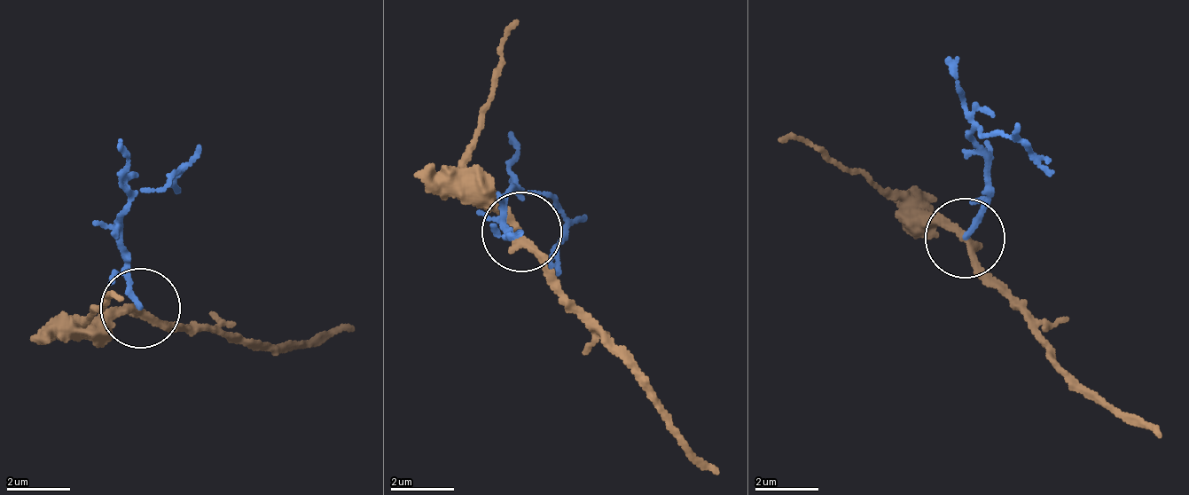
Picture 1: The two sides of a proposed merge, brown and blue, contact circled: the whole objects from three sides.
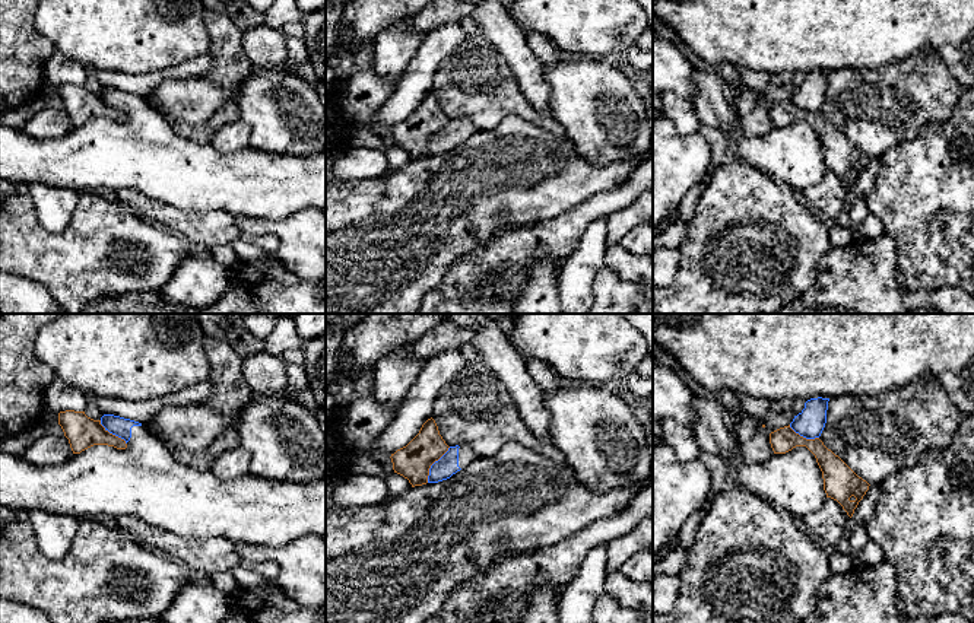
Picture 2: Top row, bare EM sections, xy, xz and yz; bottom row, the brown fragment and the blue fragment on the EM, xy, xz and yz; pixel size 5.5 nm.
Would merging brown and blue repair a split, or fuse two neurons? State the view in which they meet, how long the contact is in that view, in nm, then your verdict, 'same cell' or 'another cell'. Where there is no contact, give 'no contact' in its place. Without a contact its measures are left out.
contact in xz; length 240 nm; another cell

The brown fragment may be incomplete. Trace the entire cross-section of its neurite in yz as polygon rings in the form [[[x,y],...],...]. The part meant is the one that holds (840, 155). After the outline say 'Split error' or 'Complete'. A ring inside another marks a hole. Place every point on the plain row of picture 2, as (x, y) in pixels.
[[[790,98],[770,107],[774,127],[786,127],[796,120],[806,120],[822,144],[827,171],[837,174],[851,191],[859,175],[869,163],[869,156],[859,150],[838,128],[828,123],[819,111],[806,112]]]. Complete

